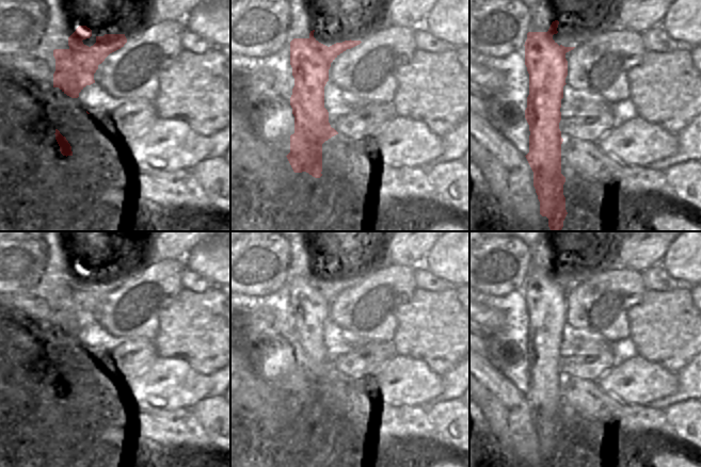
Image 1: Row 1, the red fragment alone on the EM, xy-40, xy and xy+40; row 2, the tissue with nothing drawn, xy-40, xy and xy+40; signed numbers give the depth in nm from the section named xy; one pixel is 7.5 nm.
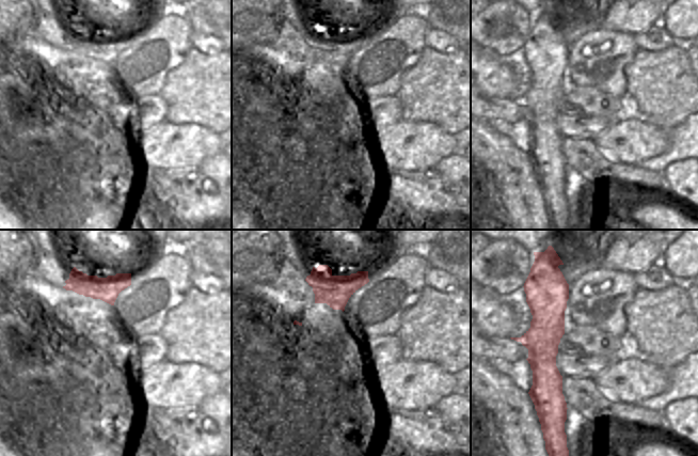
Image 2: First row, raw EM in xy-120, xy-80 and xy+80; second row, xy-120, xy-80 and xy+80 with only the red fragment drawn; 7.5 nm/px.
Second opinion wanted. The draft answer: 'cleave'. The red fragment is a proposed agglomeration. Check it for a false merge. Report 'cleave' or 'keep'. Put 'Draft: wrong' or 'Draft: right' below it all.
cleave
Draft: right

